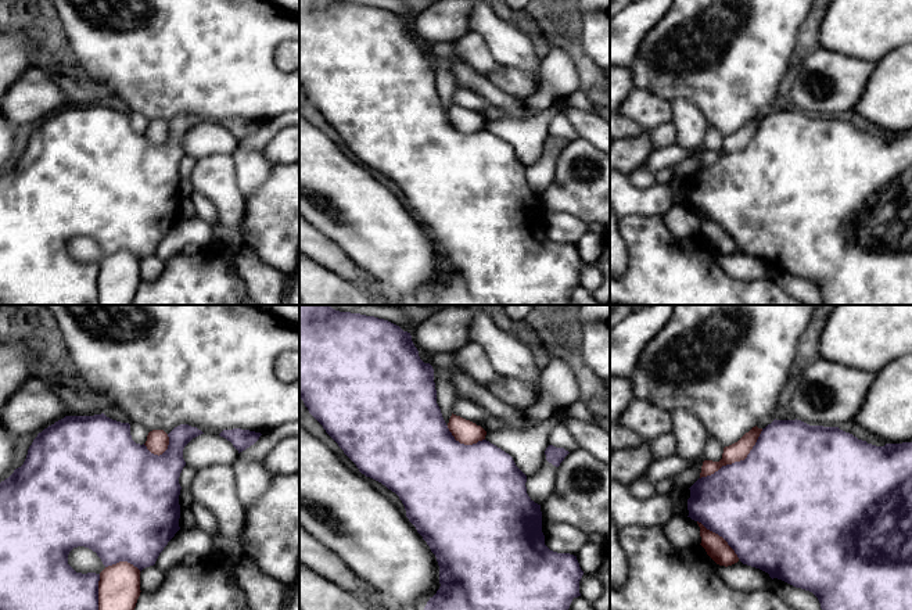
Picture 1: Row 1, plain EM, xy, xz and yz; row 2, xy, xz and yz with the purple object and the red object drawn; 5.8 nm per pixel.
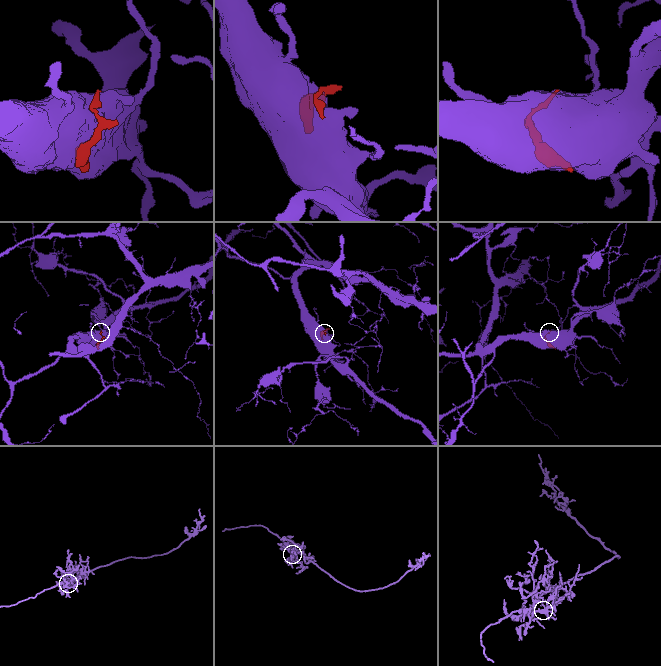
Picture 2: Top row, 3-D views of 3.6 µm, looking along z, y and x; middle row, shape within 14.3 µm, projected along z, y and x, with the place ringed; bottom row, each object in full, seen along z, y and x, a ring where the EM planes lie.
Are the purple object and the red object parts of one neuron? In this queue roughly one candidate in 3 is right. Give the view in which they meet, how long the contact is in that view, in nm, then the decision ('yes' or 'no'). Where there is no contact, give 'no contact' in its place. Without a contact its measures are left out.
contact in yz; length 460 nm; no

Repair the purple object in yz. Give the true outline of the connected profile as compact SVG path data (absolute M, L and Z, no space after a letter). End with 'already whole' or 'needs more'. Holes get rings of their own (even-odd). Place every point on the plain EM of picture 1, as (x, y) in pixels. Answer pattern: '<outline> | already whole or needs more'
M773 110L762 118L755 134L744 150L722 155L711 165L699 168L690 177L690 187L687 189L687 200L692 209L701 212L707 219L722 226L728 234L735 240L743 254L760 258L769 263L769 266L782 269L796 277L812 281L819 293L823 305L912 305L912 132L886 133L876 136L866 130L858 129L850 122L839 116L809 115L801 110Z | already whole

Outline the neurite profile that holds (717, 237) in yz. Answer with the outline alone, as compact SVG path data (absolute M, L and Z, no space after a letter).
M697 211L697 214L701 226L700 234L717 254L728 256L739 251L737 244L722 226L707 219L701 212Z

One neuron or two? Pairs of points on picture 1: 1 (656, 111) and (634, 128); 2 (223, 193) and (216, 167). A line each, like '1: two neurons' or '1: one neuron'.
1: two neurons
2: one neuron

